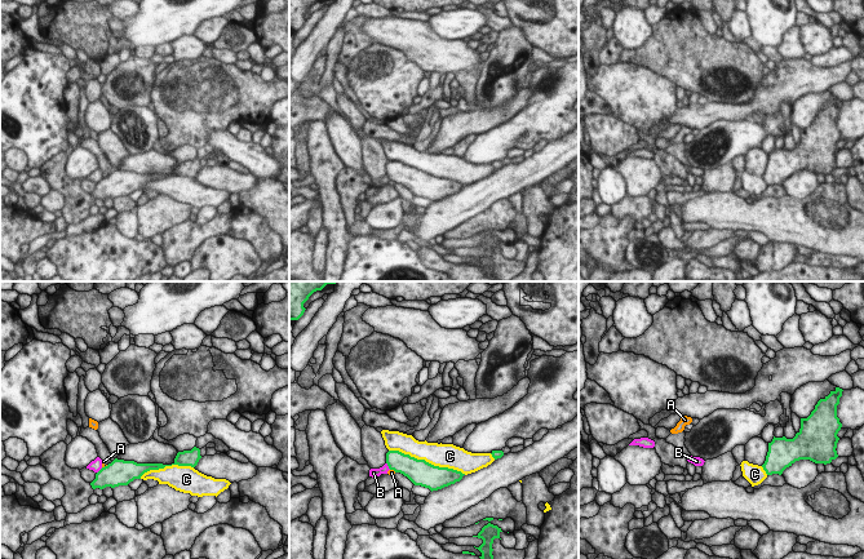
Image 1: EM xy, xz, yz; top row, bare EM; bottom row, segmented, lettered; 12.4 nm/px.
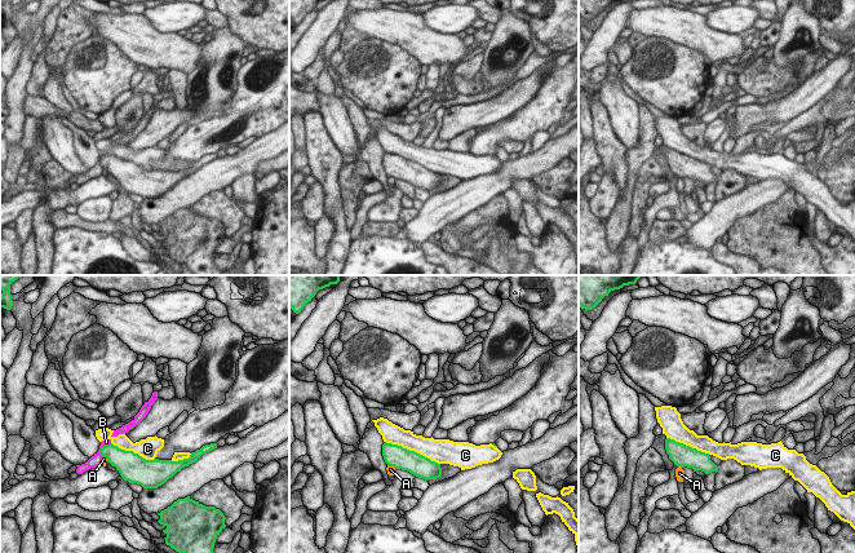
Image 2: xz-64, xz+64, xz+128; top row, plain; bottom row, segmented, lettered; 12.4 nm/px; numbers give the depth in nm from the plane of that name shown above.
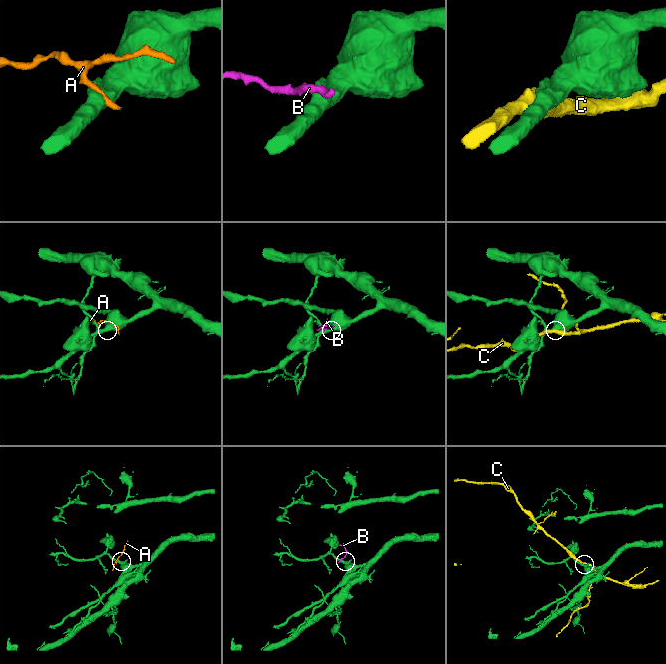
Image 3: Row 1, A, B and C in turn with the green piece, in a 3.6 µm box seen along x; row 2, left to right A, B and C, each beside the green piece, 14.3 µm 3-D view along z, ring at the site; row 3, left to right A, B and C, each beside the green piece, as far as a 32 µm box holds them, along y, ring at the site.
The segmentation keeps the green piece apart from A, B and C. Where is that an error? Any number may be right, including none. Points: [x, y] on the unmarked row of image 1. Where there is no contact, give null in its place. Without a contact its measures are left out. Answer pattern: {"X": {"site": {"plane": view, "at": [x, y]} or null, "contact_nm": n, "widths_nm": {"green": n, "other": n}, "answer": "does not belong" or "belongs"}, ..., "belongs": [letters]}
{"A": {"site": {"plane": "xz", "at": [393, 180]}, "contact_nm": 90, "widths_nm": {"green": 260, "other": 70}, "answer": "does not belong"}, "B": {"site": {"plane": "xz", "at": [388, 176]}, "contact_nm": 110, "widths_nm": {"green": 240, "other": 120}, "answer": "does not belong"}, "C": {"site": {"plane": "xz", "at": [428, 173]}, "contact_nm": 1000, "widths_nm": {"green": 320, "other": 280}, "answer": "does not belong"}, "belongs": []}

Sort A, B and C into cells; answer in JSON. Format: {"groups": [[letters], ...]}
{"groups": [["A"], ["B"], ["C"]]}

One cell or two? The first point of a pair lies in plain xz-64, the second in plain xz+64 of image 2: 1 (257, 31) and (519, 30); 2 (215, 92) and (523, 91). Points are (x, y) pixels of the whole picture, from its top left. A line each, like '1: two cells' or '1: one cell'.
1: two cells
2: two cells

